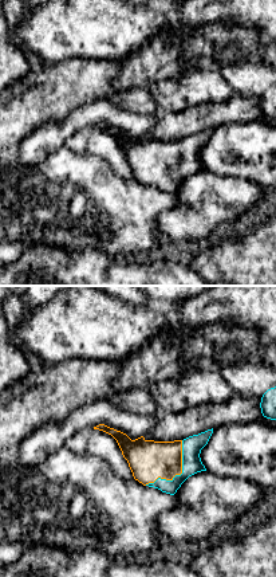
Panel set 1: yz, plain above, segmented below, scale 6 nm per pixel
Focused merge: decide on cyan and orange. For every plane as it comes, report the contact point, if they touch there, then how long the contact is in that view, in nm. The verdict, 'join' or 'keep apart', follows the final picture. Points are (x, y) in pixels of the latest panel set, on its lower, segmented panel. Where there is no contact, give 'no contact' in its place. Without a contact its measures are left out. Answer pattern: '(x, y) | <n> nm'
(178, 475) | 360 nm

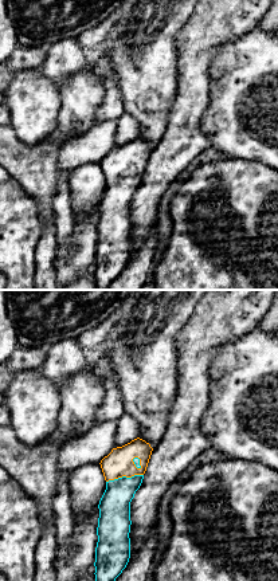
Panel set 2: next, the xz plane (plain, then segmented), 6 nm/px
(124, 477) | 220 nm

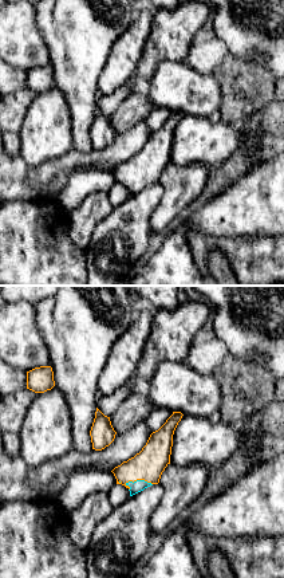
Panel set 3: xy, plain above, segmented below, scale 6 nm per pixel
(138, 480) | 170 nm

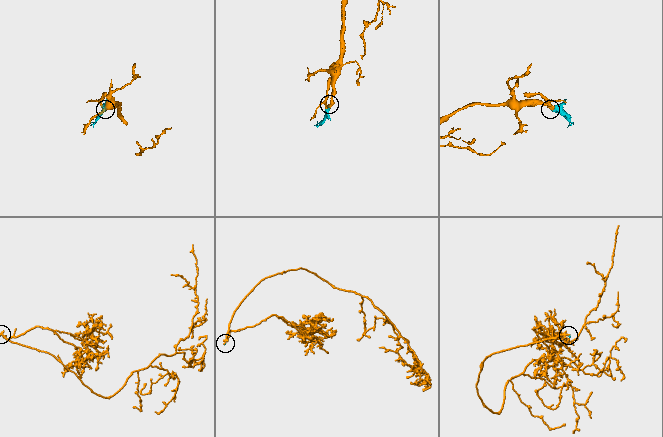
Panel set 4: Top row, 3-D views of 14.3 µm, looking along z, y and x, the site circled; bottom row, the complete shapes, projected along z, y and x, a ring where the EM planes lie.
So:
join

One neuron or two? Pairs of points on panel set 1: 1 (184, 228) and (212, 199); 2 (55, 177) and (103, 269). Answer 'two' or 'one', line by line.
1: one
2: two

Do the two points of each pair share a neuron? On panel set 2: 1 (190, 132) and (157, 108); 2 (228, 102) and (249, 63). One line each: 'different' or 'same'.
1: different
2: same

